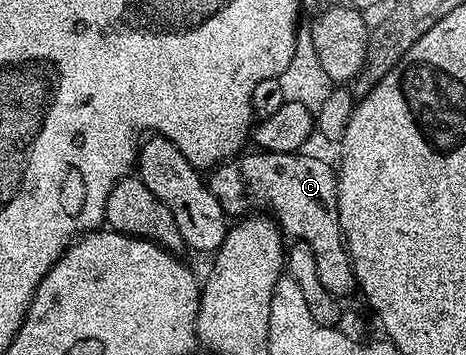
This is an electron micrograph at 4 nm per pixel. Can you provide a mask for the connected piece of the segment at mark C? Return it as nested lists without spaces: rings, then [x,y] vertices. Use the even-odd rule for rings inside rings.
[[[260,150],[256,154],[241,152],[221,162],[207,175],[210,192],[229,216],[248,216],[265,206],[273,222],[289,239],[304,242],[314,252],[318,280],[326,292],[343,296],[357,293],[358,283],[352,258],[344,241],[340,217],[336,211],[337,171],[331,161],[314,159],[303,152],[283,154]]]

